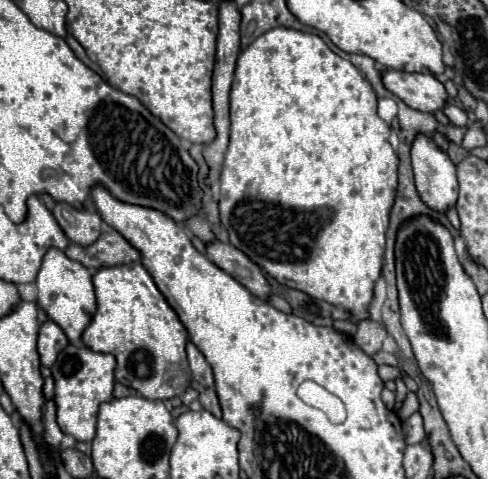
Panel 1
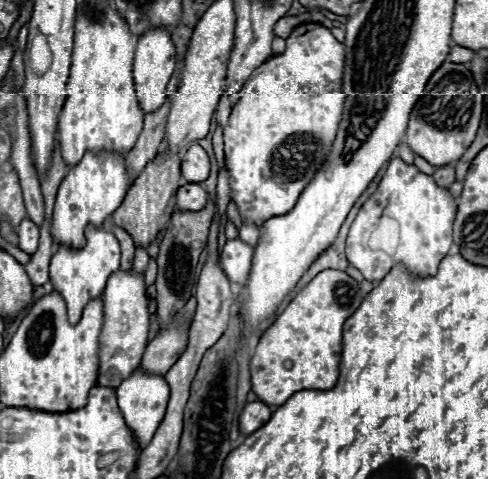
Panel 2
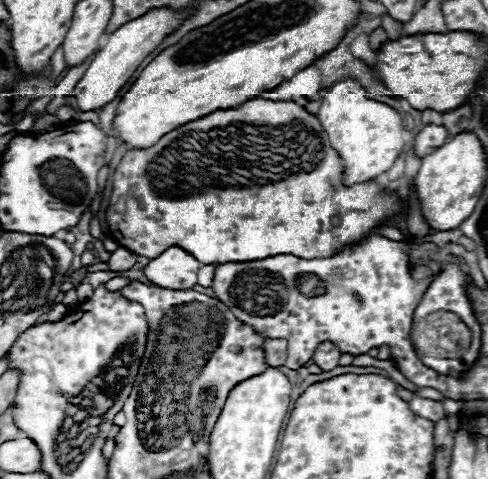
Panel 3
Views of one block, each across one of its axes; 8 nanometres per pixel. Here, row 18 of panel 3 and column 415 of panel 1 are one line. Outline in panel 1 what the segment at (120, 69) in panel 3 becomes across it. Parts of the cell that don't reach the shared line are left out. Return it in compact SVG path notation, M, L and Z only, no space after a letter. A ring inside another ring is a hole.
M416 134L410 154L416 190L430 208L446 212L446 208L454 206L458 198L456 166L428 134Z

